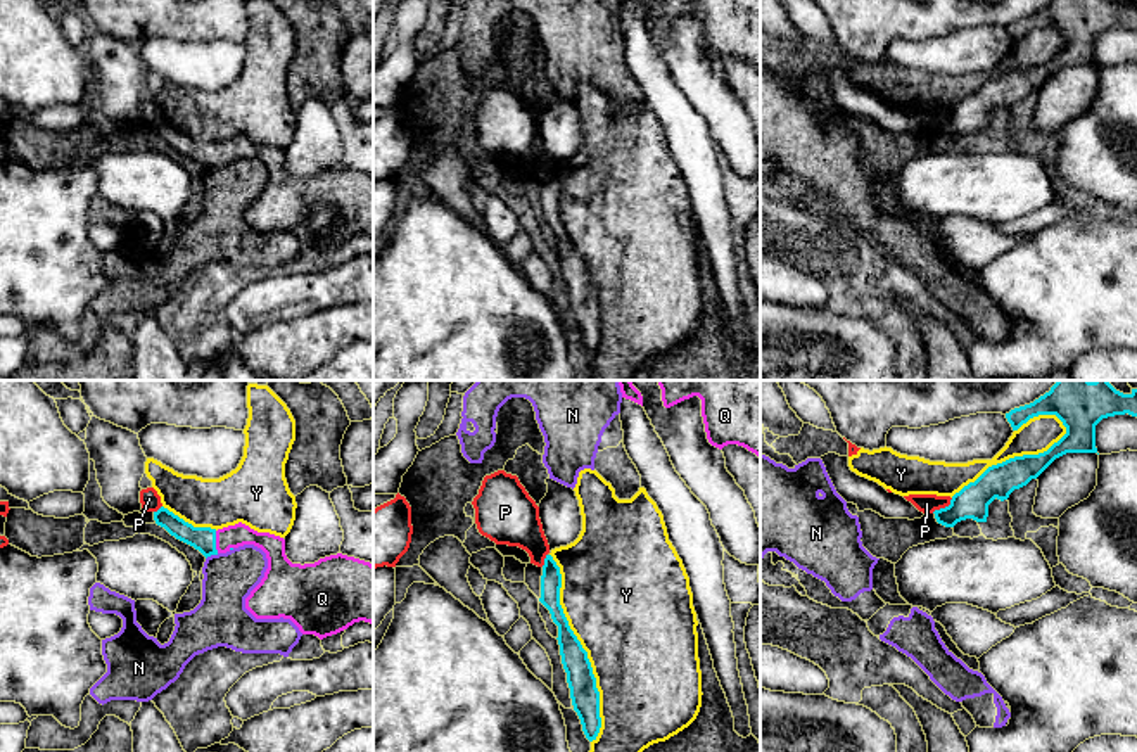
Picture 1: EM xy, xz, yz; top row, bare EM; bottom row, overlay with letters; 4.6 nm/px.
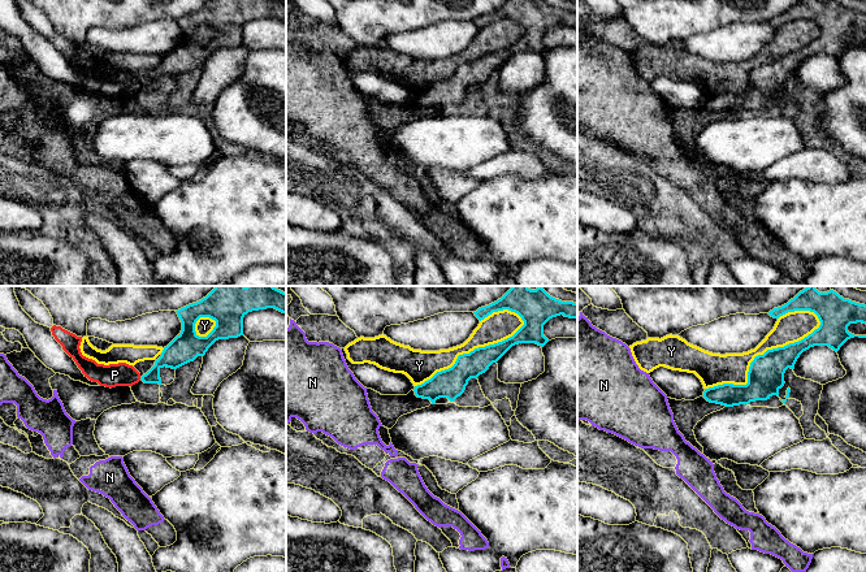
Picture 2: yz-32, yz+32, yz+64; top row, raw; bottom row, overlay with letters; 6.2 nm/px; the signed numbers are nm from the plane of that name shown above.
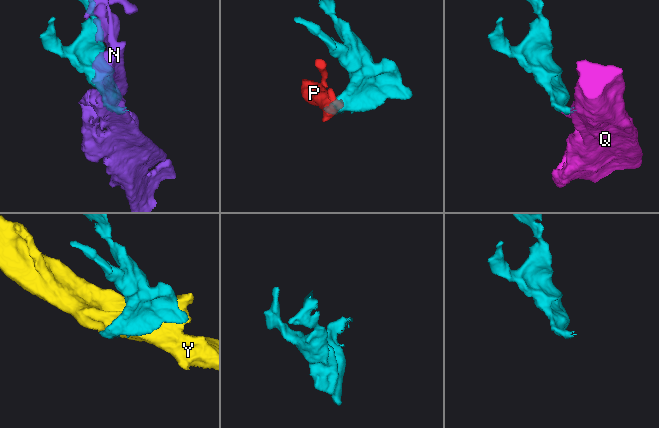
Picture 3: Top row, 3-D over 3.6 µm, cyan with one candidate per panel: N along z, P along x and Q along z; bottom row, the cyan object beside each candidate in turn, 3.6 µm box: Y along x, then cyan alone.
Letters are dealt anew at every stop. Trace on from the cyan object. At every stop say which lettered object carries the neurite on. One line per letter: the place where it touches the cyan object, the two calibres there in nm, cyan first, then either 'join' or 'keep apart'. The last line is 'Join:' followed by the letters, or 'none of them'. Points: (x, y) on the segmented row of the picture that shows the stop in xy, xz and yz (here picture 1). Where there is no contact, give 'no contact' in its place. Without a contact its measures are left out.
N: contact xy (211, 554); calibres 110 and 240 nm; keep apart
P: contact yz (942, 509); calibres 160 and 90 nm; keep apart
Q: contact xy (215, 541); calibres 110 and 110 nm; join
Y: contact xz (583, 649); calibres 130 and 480 nm; keep apart
Join: Q

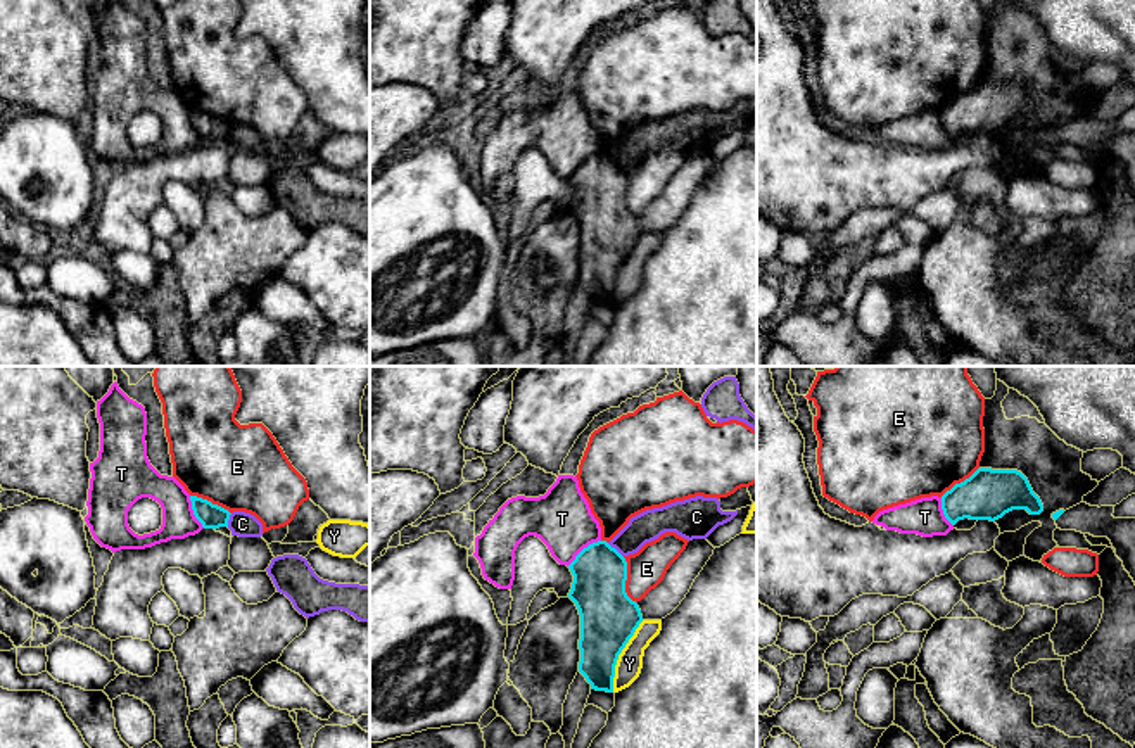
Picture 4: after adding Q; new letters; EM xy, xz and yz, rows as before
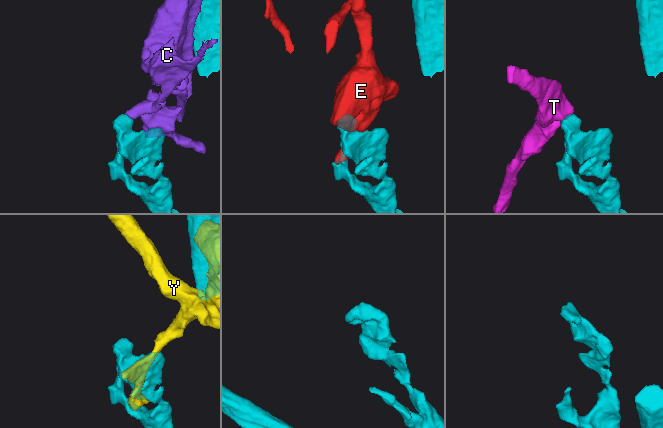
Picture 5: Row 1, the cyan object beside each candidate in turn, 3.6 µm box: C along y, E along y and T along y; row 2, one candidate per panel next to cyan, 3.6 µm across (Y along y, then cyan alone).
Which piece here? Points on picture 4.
C: contact xz (615, 550); calibres 260 and 140 nm; keep apart
E: contact xz (626, 579); calibres 280 and 180 nm; keep apart
T: contact xz (583, 550); calibres 260 and 280 nm; keep apart
Y: contact xz (617, 657); calibres 280 and 120 nm; keep apart
Join: none of them

